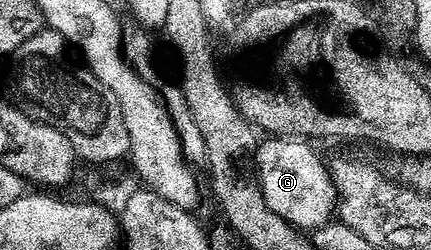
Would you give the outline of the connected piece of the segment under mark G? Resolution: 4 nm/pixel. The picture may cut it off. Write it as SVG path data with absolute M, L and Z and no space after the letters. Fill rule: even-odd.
M266 136L258 143L256 159L258 158L258 175L256 181L262 190L264 200L272 212L284 216L286 220L297 226L303 232L313 232L323 224L331 221L336 214L336 203L339 201L338 188L334 185L334 177L330 174L329 165L313 150L306 140L287 140L282 136Z

